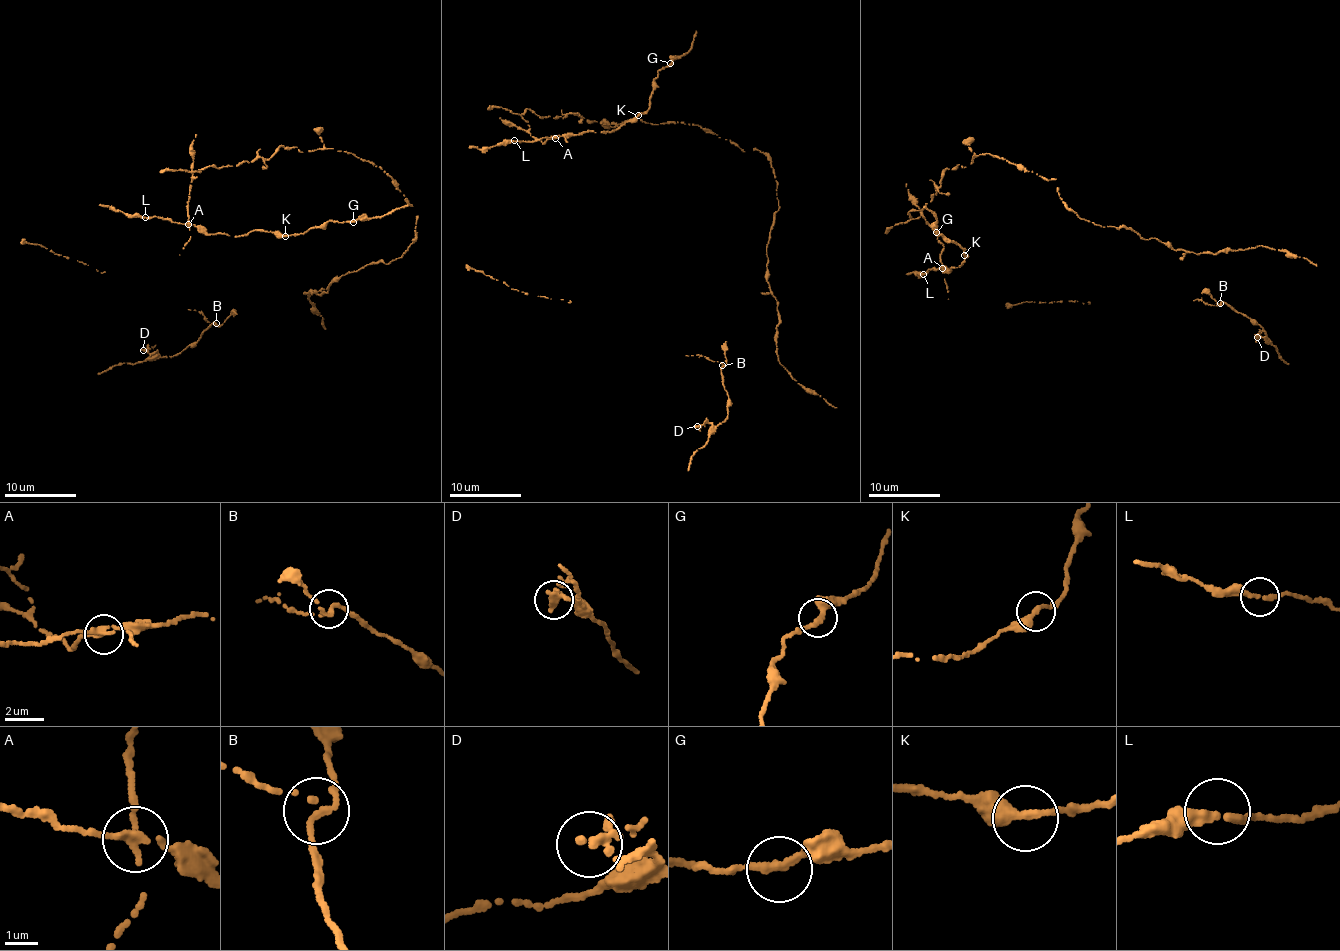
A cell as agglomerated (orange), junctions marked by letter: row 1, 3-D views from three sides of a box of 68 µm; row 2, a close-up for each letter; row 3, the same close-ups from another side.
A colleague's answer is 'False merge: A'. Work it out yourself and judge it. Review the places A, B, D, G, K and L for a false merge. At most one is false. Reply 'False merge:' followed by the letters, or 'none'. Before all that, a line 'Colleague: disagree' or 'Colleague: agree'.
Colleague: agree
False merge: A

